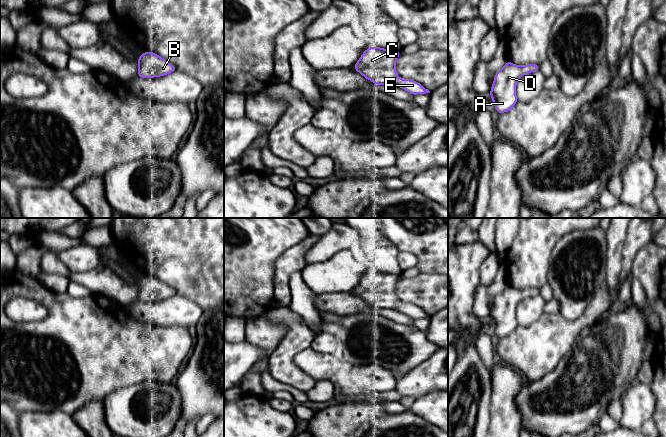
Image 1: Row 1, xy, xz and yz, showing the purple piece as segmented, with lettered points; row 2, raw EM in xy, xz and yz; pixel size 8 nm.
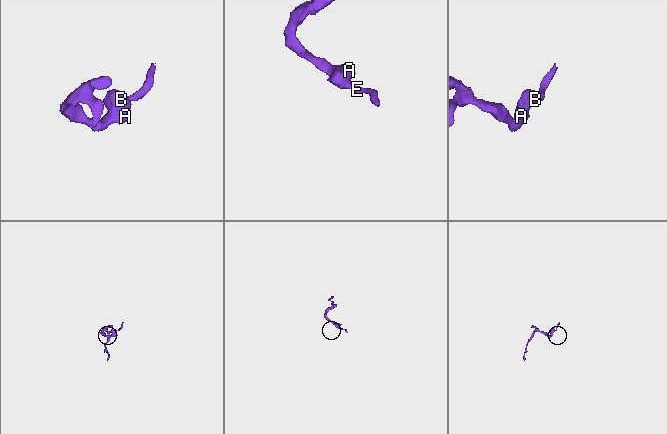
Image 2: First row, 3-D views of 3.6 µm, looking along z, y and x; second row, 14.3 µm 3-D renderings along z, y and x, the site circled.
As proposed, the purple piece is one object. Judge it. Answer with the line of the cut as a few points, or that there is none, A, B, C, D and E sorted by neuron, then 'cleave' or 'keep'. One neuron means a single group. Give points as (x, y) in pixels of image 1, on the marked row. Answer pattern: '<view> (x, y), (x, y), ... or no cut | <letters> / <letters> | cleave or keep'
no cut | A B C D E | keep

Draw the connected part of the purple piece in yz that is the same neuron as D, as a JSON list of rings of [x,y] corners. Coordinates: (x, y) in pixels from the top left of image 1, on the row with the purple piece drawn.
[[[507,60],[505,65],[496,72],[489,95],[499,115],[511,110],[518,102],[516,95],[518,80],[525,74],[538,71],[539,68],[536,63],[515,65]]]

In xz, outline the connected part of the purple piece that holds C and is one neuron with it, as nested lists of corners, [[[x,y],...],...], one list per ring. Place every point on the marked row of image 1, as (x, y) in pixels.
[[[372,46],[363,51],[354,64],[356,72],[377,86],[396,85],[411,95],[430,93],[419,82],[412,79],[401,79],[396,73],[396,61],[402,54],[401,50],[389,50]]]

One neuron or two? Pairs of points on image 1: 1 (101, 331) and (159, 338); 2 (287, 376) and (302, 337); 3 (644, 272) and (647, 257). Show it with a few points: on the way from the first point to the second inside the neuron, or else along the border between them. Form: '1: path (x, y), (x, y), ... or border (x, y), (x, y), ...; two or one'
1: path (115, 338), (145, 338); one
2: path (287, 366), (287, 352), (292, 347); one
3: path (647, 268), (647, 261); one

